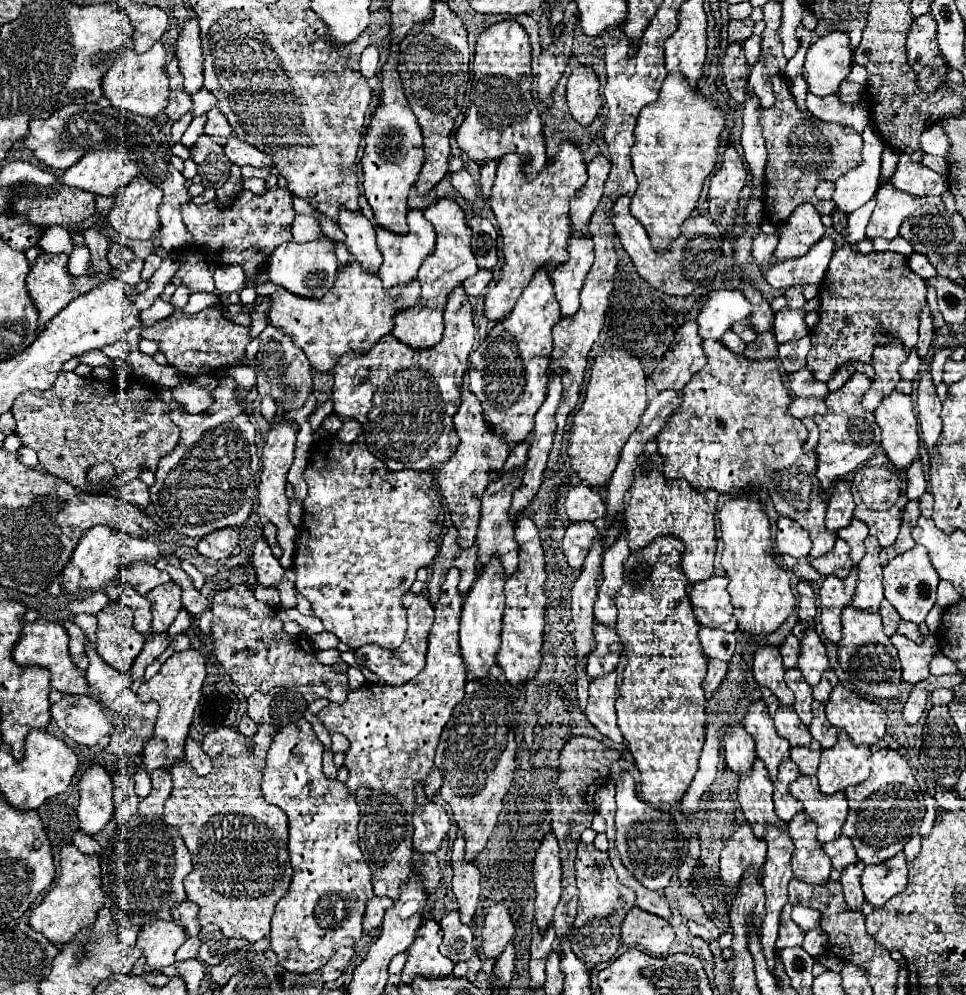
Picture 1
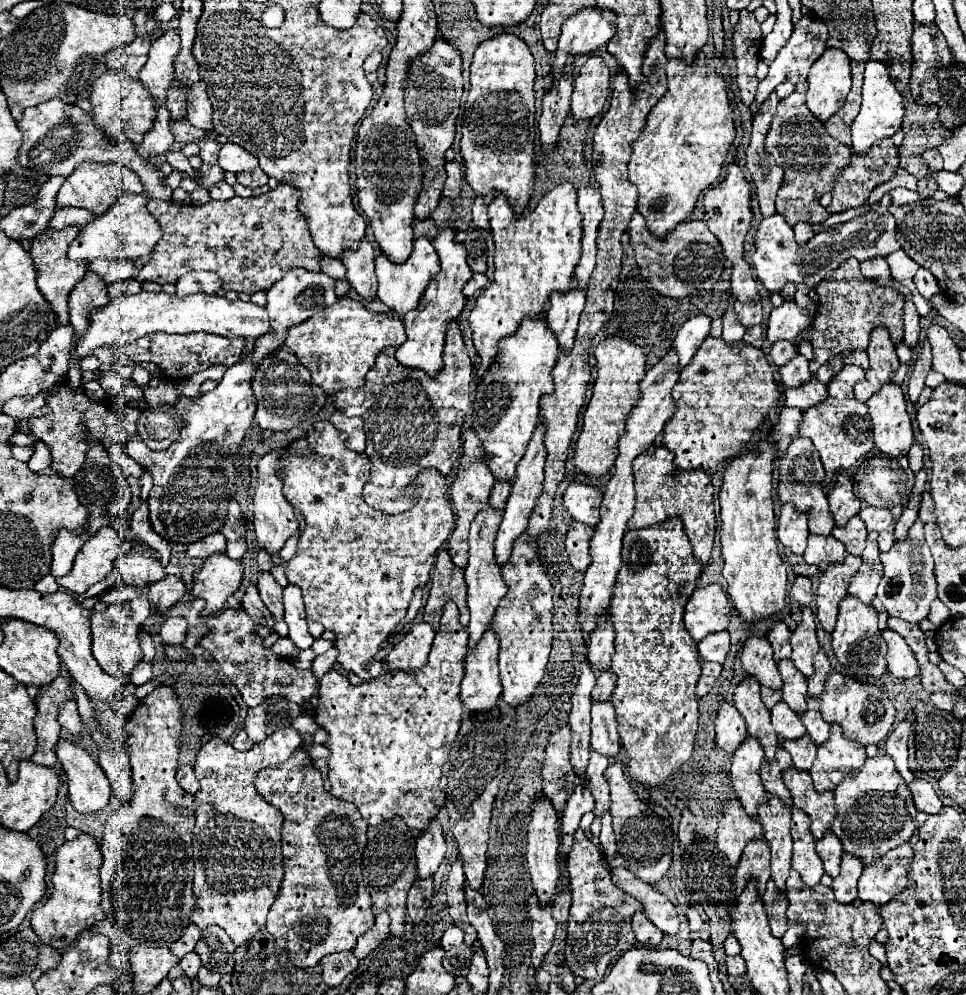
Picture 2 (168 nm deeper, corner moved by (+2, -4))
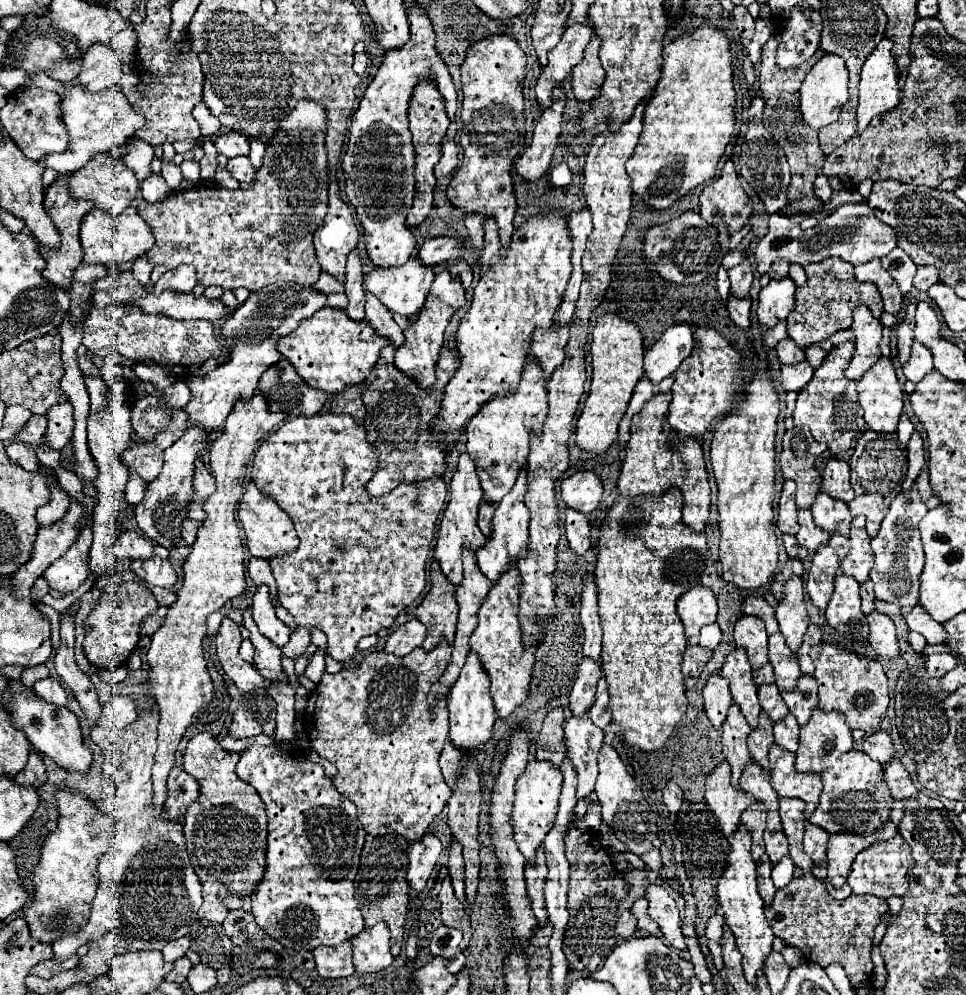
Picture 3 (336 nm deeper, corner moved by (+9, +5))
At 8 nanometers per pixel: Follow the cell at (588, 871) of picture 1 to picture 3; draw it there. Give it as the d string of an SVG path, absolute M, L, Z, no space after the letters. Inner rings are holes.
M573 827L565 837L565 855L569 857L571 877L569 877L569 923L565 927L563 953L569 969L593 973L603 959L625 939L631 939L637 929L637 919L631 913L633 901L645 895L649 887L649 877L645 871L625 871L619 873L605 849L599 849L597 833L587 833Z

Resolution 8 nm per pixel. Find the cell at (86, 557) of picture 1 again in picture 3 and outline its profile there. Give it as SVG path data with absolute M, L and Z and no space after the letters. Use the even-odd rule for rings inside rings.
M85 525L77 535L77 541L41 575L51 589L71 593L81 587L89 575L89 549L91 549L91 525Z

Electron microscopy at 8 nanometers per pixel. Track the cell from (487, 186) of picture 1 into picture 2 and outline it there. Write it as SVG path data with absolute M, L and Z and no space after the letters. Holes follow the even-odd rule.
M486 194L486 196L476 196L474 200L474 206L472 206L472 220L478 228L484 228L488 230L490 228L490 220L488 220L488 214L486 214L486 208L488 204L492 202L494 194Z

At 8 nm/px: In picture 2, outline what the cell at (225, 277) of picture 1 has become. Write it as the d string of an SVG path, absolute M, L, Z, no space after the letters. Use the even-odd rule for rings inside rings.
M190 272L176 282L176 288L176 294L186 298L188 294L218 294L224 286L216 272Z

